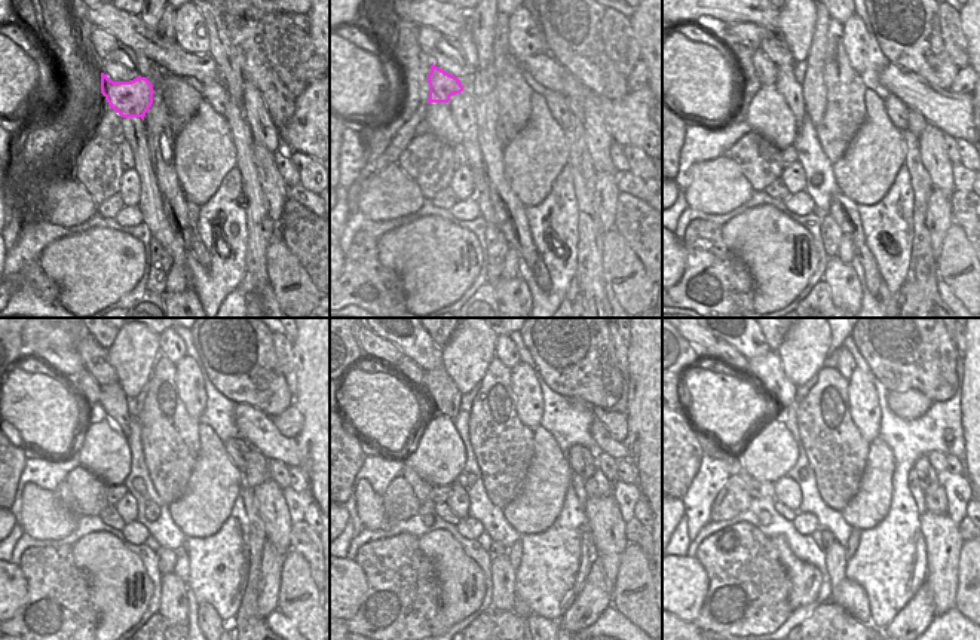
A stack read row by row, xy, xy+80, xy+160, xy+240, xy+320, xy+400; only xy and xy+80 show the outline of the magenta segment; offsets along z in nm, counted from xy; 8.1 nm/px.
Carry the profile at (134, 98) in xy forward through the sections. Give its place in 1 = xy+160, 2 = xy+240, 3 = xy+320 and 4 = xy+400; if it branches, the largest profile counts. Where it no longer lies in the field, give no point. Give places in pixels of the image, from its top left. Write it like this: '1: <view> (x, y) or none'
1: xy+160 (766, 73)
2: xy+240 (86, 385)
3: xy+320 (406, 367)
4: xy+400 (725, 352)

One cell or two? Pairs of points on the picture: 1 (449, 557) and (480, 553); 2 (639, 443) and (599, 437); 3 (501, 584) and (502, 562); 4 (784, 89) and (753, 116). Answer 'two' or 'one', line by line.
1: two
2: two
3: one
4: two

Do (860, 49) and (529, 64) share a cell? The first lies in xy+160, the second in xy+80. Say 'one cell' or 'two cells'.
two cells

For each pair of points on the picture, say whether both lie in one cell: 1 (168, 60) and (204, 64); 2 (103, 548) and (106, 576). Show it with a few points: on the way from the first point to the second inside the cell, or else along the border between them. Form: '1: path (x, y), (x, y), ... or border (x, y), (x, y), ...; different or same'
1: path (177, 61), (195, 64); same
2: path (103, 556), (106, 569); same

